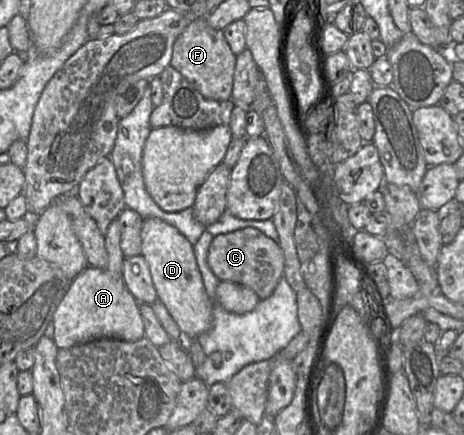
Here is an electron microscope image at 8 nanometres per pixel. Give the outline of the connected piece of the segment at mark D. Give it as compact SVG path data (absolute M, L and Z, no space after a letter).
M143 218L141 255L145 258L158 299L166 306L189 340L209 331L213 302L209 298L197 265L193 245L174 226L158 218Z

